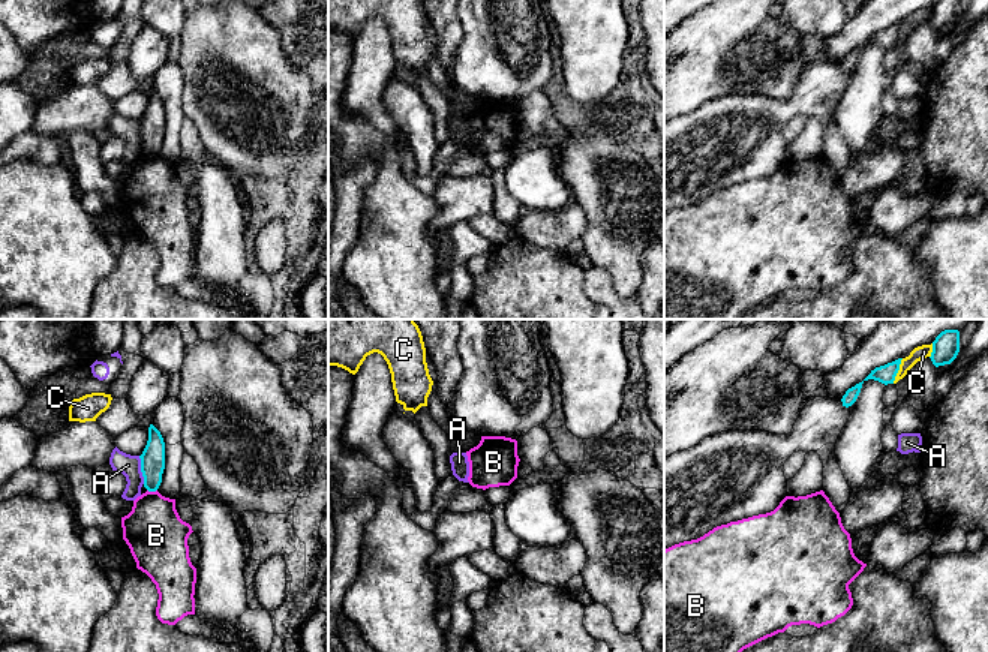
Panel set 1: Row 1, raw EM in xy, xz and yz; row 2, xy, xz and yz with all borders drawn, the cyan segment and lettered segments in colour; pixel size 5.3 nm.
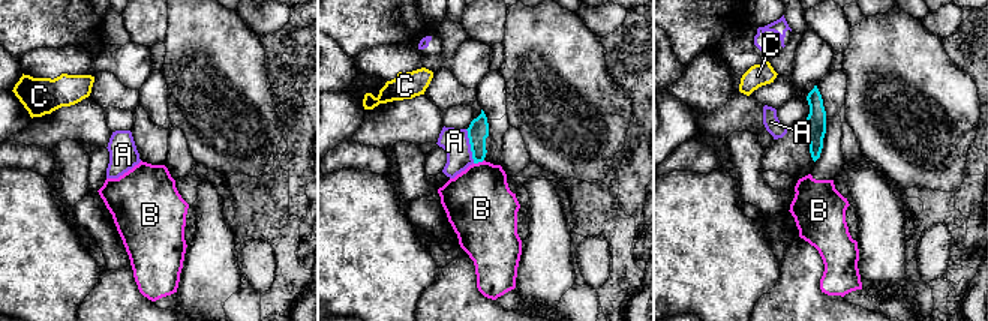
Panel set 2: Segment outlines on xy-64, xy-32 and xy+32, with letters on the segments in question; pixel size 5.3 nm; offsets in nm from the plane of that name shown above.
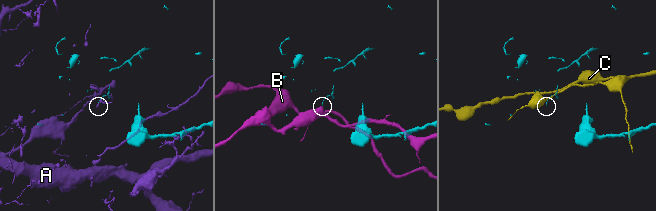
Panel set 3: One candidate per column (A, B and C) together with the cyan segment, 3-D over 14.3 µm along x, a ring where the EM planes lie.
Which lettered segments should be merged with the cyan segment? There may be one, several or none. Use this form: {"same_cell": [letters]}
{"same_cell": []}

